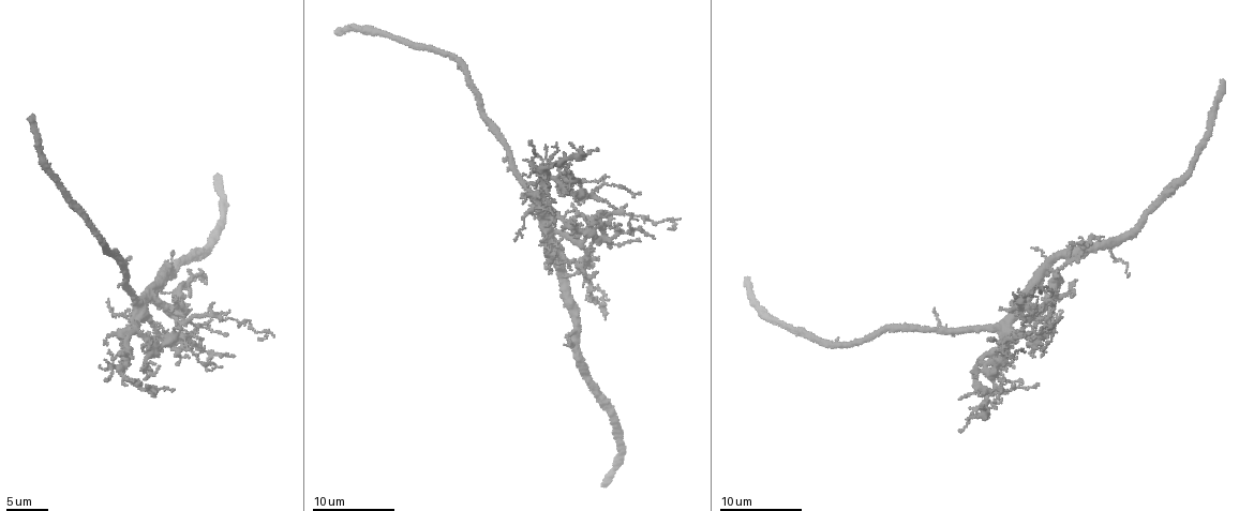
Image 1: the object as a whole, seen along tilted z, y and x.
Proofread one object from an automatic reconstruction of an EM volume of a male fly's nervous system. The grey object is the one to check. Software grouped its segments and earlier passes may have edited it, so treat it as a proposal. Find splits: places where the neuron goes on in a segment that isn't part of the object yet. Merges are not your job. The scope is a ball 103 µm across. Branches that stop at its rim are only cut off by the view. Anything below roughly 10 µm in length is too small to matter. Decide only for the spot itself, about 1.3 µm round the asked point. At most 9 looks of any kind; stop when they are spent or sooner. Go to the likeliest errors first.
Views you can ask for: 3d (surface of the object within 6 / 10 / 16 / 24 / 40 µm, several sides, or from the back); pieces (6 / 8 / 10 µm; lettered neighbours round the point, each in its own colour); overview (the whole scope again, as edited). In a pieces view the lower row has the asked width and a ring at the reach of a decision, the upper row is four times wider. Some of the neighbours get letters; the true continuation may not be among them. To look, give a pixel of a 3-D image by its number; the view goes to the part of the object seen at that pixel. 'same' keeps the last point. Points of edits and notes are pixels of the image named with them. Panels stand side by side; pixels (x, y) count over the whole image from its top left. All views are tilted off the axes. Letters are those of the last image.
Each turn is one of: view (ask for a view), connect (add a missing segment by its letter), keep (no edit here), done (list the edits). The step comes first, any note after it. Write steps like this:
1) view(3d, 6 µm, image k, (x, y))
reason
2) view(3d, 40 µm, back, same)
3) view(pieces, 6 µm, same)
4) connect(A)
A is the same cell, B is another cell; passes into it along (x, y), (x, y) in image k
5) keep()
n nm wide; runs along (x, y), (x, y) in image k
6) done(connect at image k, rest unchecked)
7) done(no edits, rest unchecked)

view(pieces, 8 µm, image 1, (972, 370))

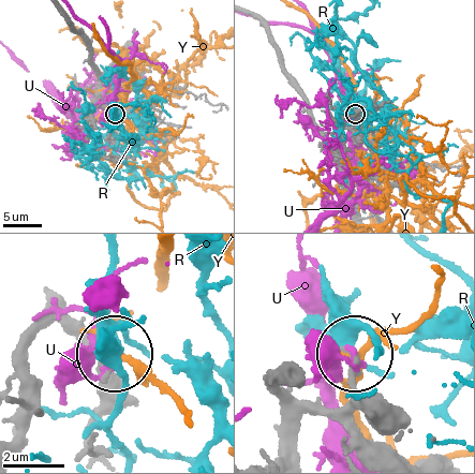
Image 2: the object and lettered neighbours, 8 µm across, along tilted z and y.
keep()
R, U and Y are other cells; none of them fits

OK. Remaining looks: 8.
view(3d, 10 µm, image 1, (1103, 236))
an open end

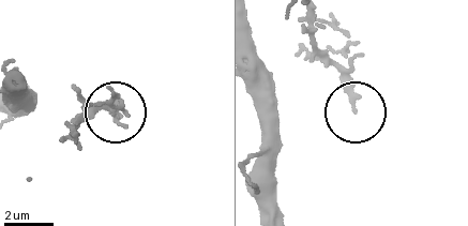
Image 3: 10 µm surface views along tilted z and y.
view(pieces, 6 µm, image 3, (353, 111))

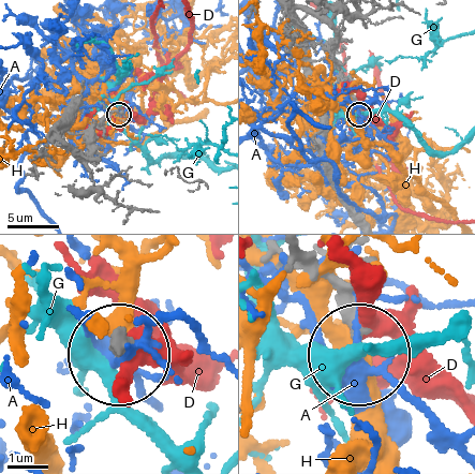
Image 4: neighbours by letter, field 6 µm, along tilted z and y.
keep()
A, D, G and H are other cells; no lettered segment goes on from it

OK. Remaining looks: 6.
view(pieces, 6 µm, image 1, (545, 268))
an open end

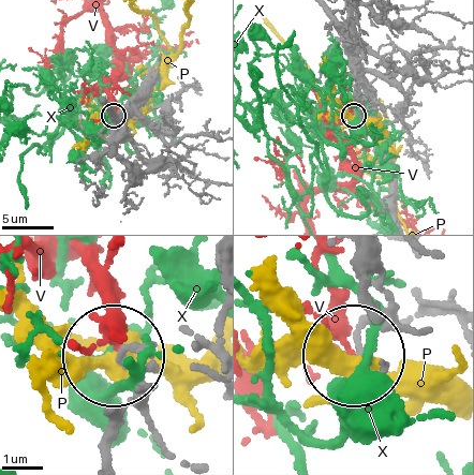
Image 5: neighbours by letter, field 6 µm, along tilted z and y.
keep()
P, V and X are other cells; none of them fits

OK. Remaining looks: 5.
view(3d, 10 µm, image 1, (1032, 357))
thin end

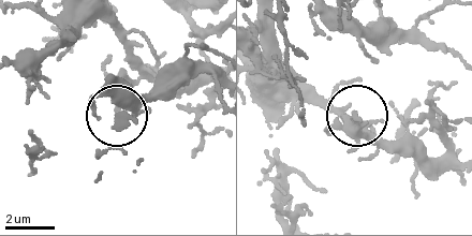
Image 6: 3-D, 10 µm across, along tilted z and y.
view(pieces, 8 µm, image 6, (357, 117))

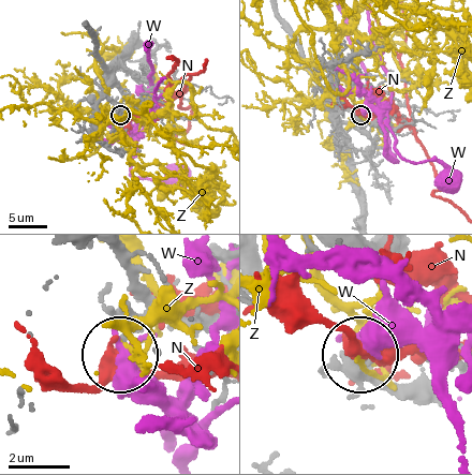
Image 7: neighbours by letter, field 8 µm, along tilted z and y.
keep()
N, W and Z are other cells; runs along (117, 256), (134, 309), (120, 350) in image 7; no lettered segment goes on from it

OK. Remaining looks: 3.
done(no edits, rest unchecked)

